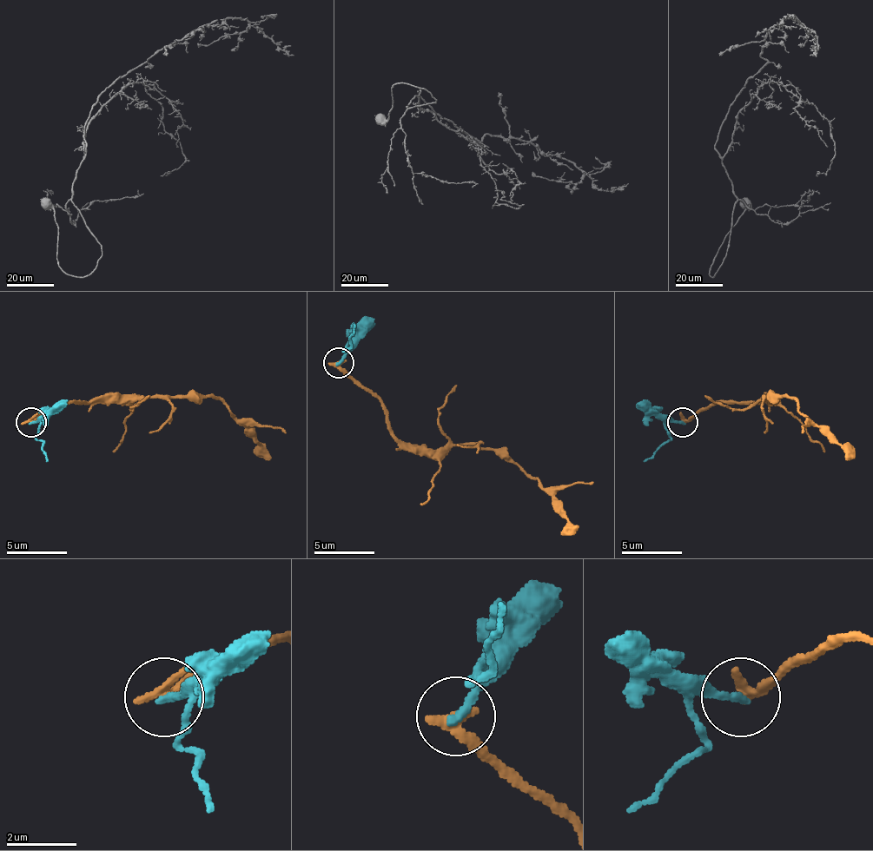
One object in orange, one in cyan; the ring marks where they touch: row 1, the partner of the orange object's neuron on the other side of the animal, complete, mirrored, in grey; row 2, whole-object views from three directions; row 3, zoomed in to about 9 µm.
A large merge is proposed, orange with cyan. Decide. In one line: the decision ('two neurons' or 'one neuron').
two neurons

